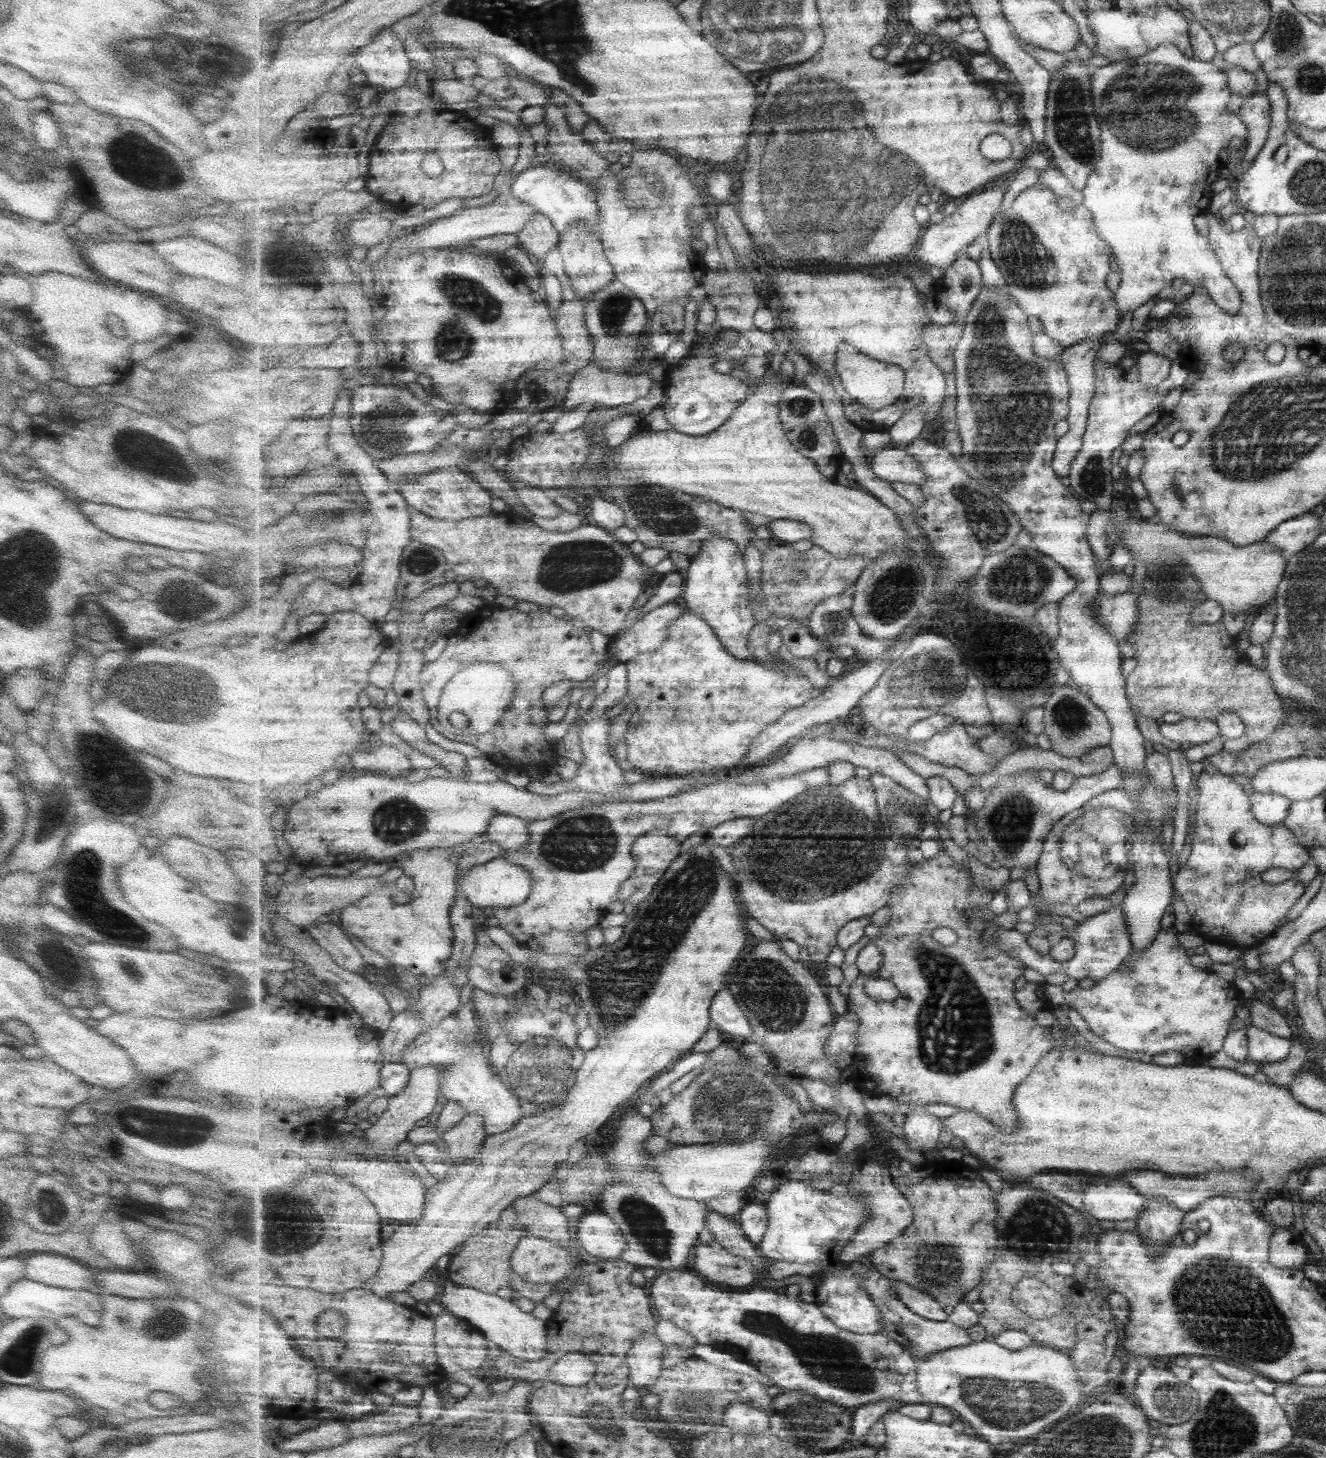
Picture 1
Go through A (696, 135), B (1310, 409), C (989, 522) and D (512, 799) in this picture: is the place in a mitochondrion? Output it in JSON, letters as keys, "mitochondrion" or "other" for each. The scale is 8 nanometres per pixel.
{"A":"other","B":"mitochondrion","C":"mitochondrion","D":"other"}

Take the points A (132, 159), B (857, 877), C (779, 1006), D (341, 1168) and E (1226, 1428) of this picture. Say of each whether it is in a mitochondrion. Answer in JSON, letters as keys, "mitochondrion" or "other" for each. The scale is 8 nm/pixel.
{"A":"mitochondrion","B":"other","C":"mitochondrion","D":"other","E":"mitochondrion"}

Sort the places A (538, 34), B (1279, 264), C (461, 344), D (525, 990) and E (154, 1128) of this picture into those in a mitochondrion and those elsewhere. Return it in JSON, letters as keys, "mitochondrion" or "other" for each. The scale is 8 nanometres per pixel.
{"A":"mitochondrion","B":"mitochondrion","C":"mitochondrion","D":"other","E":"mitochondrion"}

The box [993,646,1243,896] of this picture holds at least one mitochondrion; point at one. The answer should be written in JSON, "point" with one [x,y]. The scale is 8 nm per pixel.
{"point":[1077,843]}

